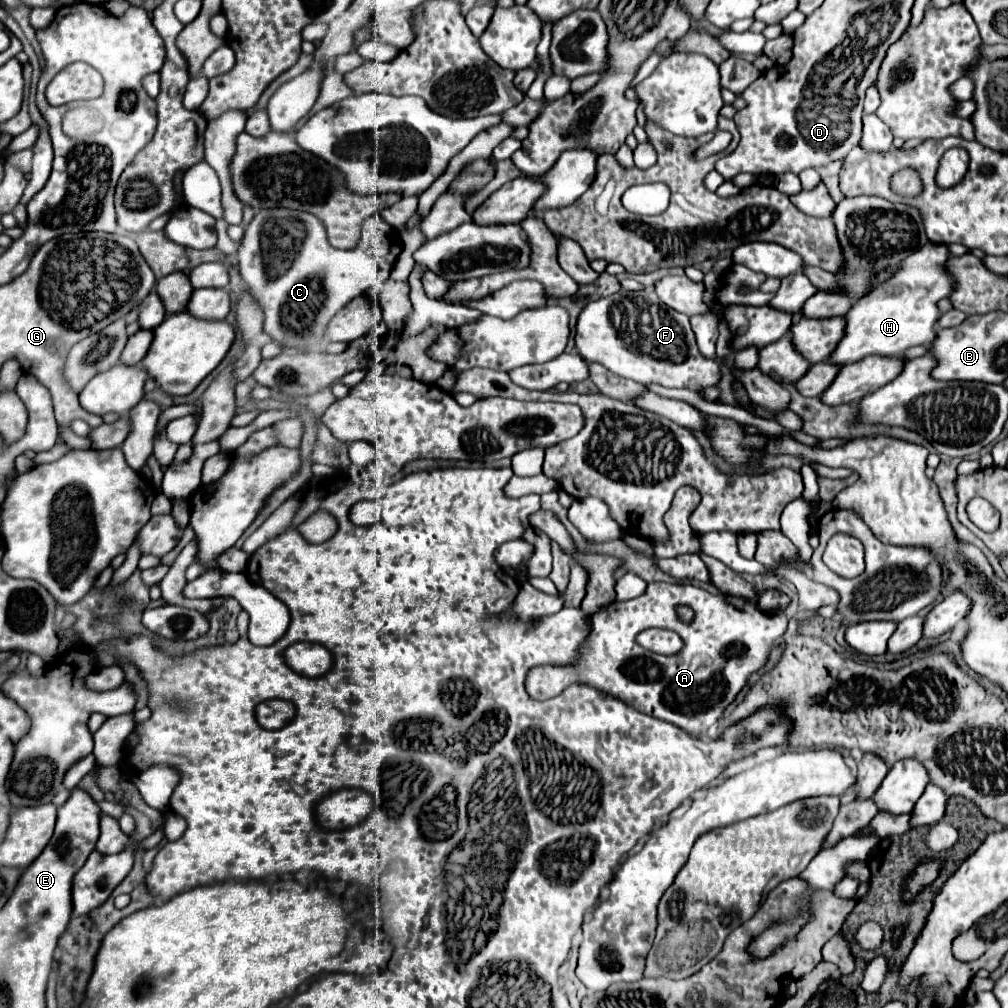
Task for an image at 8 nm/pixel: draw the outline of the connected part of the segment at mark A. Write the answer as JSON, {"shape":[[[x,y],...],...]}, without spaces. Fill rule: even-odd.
{"shape":[[[650,582],[646,592],[634,600],[614,602],[608,608],[598,610],[592,616],[592,632],[590,638],[580,648],[580,660],[574,666],[538,666],[532,668],[526,678],[526,690],[536,700],[546,700],[558,696],[572,682],[590,684],[606,694],[612,694],[636,710],[654,716],[658,720],[666,720],[690,734],[704,734],[710,726],[718,722],[724,708],[736,698],[736,694],[744,688],[746,680],[752,672],[760,670],[768,660],[770,646],[786,632],[788,618],[784,614],[770,616],[762,612],[754,602],[742,600],[730,594],[710,594],[692,584],[666,584],[666,582]],[[684,604],[694,610],[692,622],[682,622],[676,614],[676,608]],[[648,628],[672,630],[684,640],[684,648],[674,656],[654,654],[642,648],[636,642],[636,636]]]}

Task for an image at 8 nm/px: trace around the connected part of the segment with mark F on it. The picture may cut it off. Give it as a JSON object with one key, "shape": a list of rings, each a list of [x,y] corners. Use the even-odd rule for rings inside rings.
{"shape":[[[654,290],[604,296],[590,302],[576,324],[576,348],[588,362],[598,362],[610,372],[638,384],[662,384],[668,388],[702,390],[720,380],[720,366],[714,358],[700,354],[688,316],[666,308]]]}

